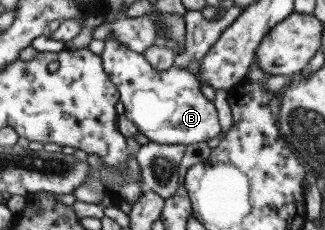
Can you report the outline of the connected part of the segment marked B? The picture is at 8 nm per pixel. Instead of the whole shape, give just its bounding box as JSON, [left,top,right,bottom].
[99,37,221,144]

